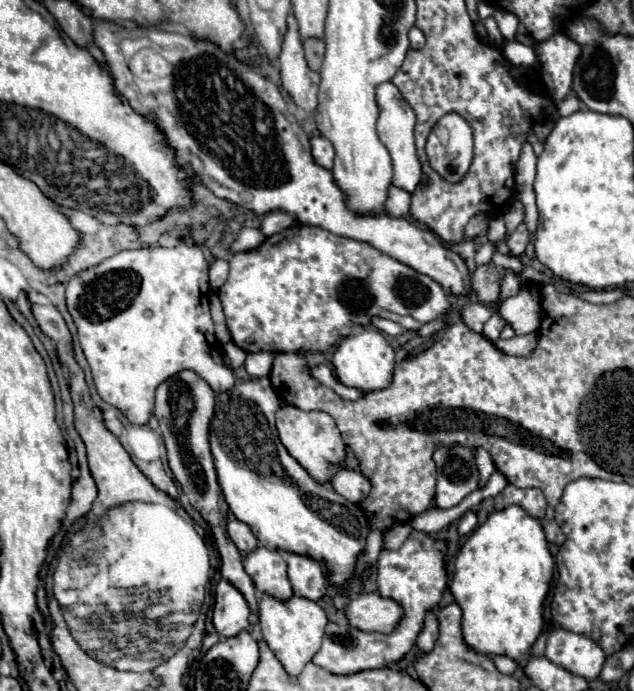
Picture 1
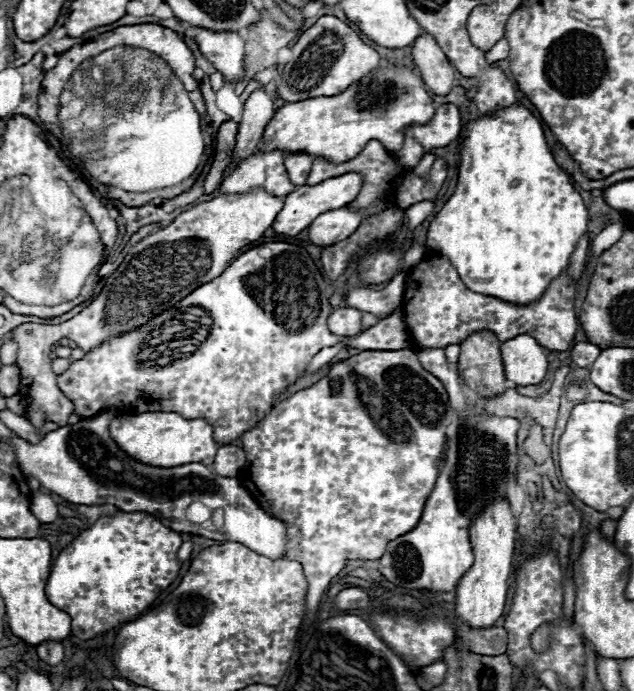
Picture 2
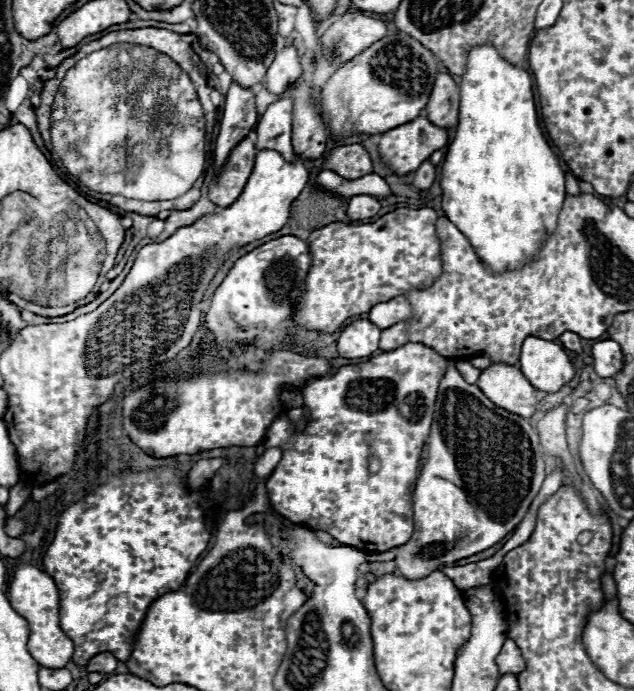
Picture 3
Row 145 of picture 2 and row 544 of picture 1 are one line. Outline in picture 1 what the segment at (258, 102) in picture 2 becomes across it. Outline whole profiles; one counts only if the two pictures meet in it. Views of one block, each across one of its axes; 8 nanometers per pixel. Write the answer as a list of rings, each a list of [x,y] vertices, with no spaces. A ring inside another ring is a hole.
[[[230,520],[228,522],[228,536],[232,538],[232,542],[238,546],[240,552],[254,552],[258,548],[258,540],[252,534],[252,530],[248,528],[248,524],[240,522],[240,520]]]

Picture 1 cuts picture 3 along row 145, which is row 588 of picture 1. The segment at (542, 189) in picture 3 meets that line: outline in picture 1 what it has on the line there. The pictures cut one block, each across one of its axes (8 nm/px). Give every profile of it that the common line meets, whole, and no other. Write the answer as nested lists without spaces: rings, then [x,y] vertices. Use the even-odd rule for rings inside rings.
[[[508,506],[500,512],[492,512],[488,520],[468,536],[462,544],[456,564],[450,590],[456,604],[462,608],[462,634],[468,648],[484,656],[506,654],[514,660],[526,656],[542,632],[542,604],[550,588],[554,574],[554,558],[548,550],[546,536],[536,518],[528,516],[520,506]]]

